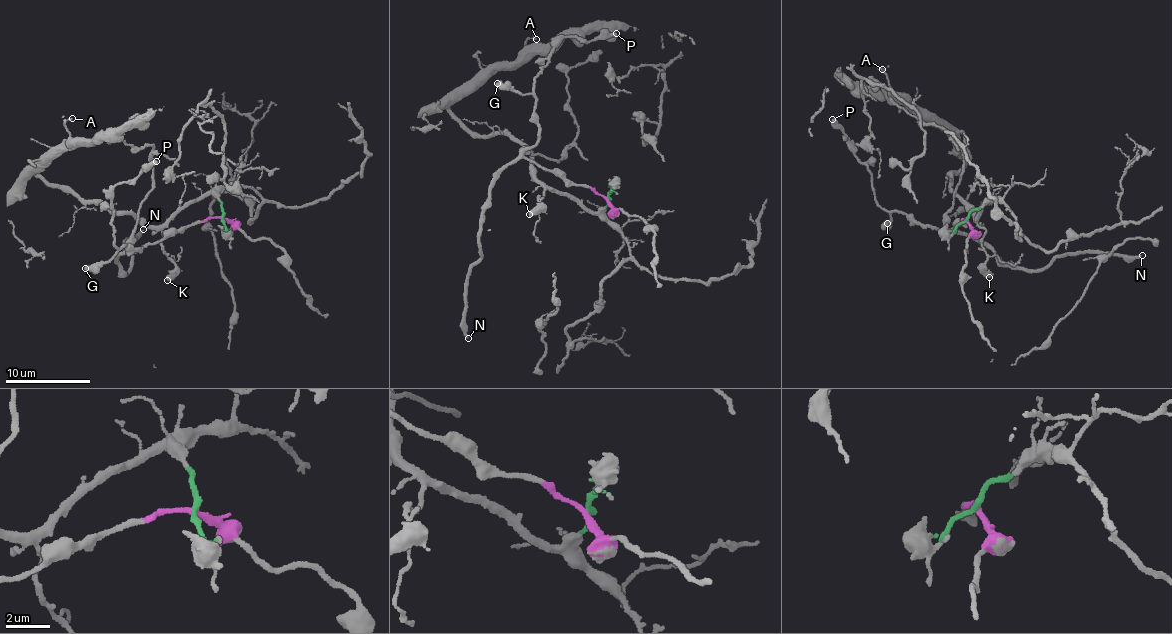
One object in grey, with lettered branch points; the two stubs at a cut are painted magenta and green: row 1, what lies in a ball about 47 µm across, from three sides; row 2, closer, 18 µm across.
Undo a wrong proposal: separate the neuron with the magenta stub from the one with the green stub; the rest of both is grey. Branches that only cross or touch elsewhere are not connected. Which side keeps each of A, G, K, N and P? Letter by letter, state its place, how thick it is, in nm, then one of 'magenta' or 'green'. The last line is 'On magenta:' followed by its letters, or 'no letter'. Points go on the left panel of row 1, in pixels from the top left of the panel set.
A: at (72, 118); 140 nm thick; green
G: at (85, 268); 550 nm thick; magenta
K: at (167, 280); 550 nm thick; green
N: at (143, 229); 200 nm thick; magenta
P: at (156, 161); 320 nm thick; magenta
On magenta: G, N, P

